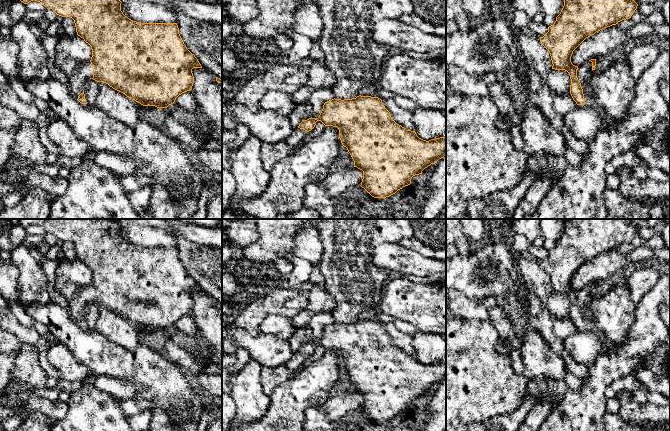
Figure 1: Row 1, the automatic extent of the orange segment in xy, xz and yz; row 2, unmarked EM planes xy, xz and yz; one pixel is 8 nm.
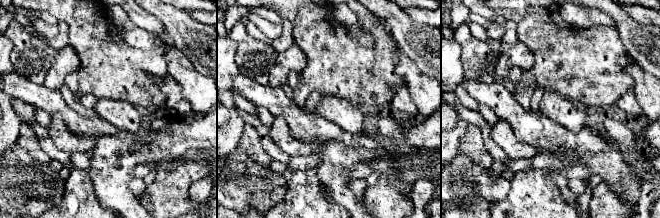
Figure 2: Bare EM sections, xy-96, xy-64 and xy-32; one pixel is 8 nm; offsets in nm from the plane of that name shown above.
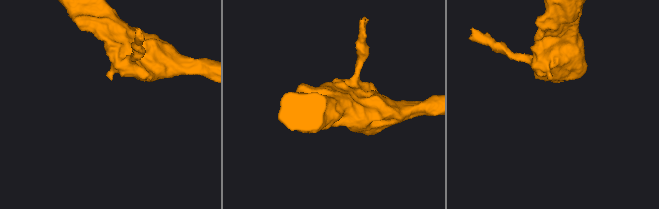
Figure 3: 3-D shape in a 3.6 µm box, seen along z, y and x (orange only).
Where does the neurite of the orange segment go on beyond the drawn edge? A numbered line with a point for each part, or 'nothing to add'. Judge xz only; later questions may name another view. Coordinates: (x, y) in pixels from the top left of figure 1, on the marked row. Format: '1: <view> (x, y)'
1: xz (298, 136)

